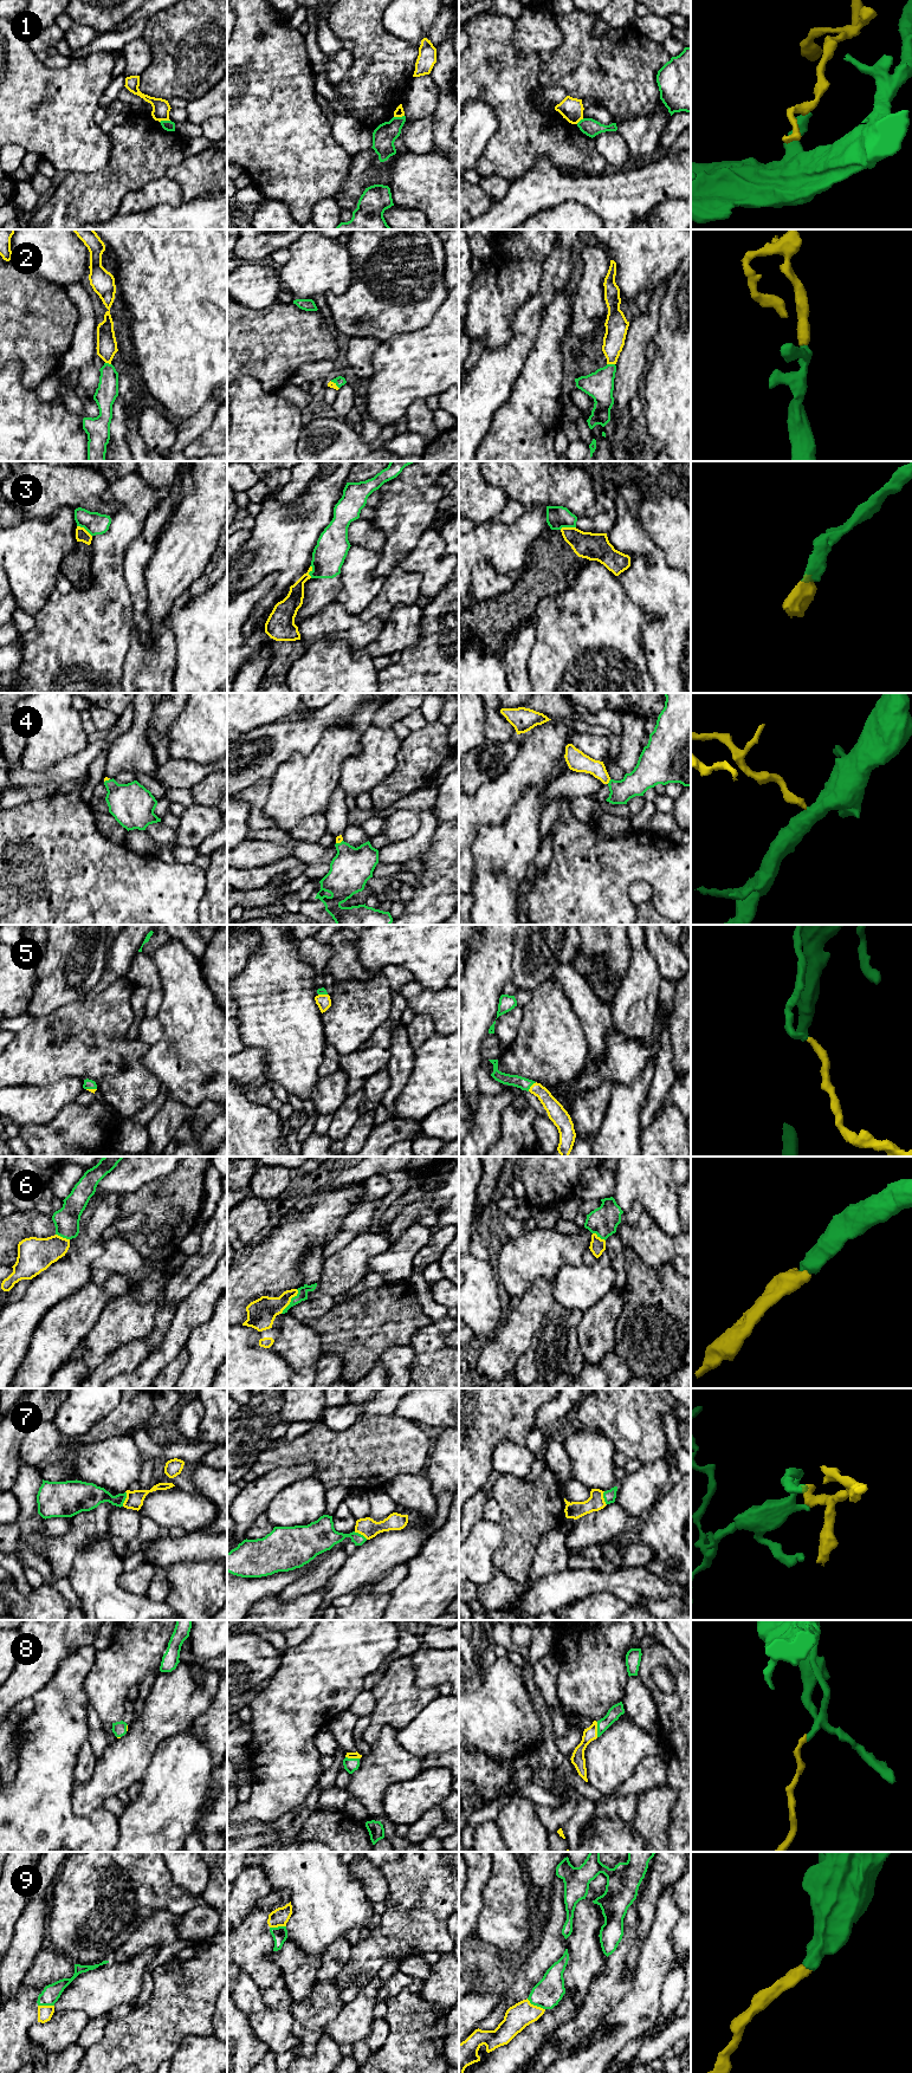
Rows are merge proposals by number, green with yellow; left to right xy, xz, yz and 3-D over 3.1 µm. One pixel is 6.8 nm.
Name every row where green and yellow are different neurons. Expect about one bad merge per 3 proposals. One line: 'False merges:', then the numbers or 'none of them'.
False merges: 1, 3, 7

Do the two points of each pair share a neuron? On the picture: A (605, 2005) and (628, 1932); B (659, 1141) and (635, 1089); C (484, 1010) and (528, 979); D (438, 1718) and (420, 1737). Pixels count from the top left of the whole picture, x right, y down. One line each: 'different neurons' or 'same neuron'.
A: same neuron
B: different neurons
C: different neurons
D: same neuron

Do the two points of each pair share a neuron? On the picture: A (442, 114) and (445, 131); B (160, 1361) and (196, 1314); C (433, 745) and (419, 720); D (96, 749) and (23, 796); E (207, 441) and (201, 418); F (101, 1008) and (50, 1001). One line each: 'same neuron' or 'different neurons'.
A: same neuron
B: same neuron
C: different neurons
D: different neurons
E: different neurons
F: different neurons

